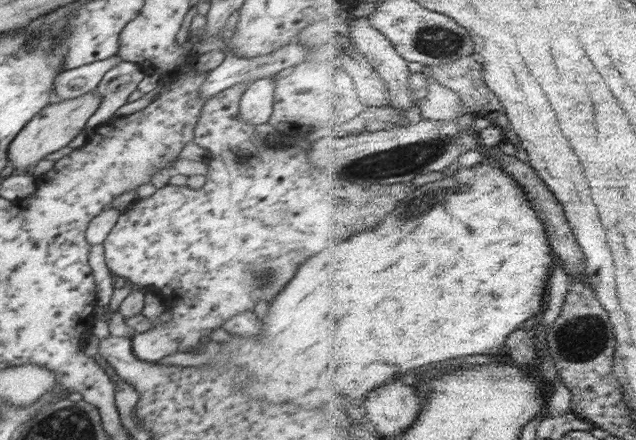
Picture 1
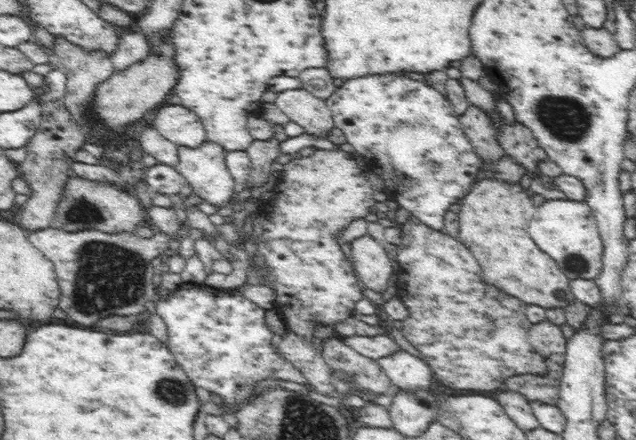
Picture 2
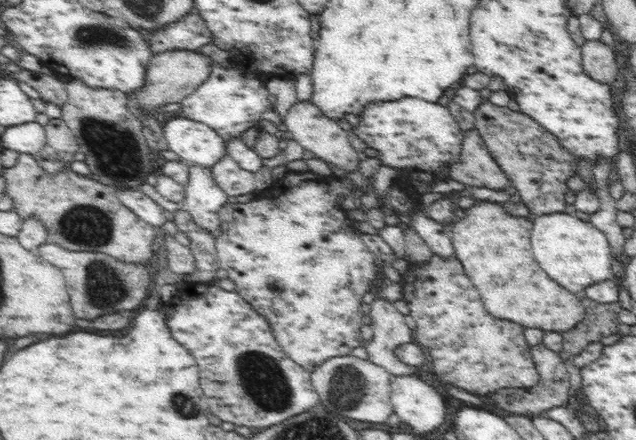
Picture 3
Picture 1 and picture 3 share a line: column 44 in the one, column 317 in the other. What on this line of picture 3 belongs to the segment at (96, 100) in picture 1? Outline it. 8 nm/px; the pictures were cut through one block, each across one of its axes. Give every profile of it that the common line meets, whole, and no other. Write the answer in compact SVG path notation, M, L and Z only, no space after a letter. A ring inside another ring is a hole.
M310 99L293 104L286 111L283 122L288 130L287 136L300 143L303 149L310 150L315 157L321 158L327 164L334 164L345 172L360 172L362 161L358 159L358 152L350 145L348 133L340 127L337 121L316 108Z

